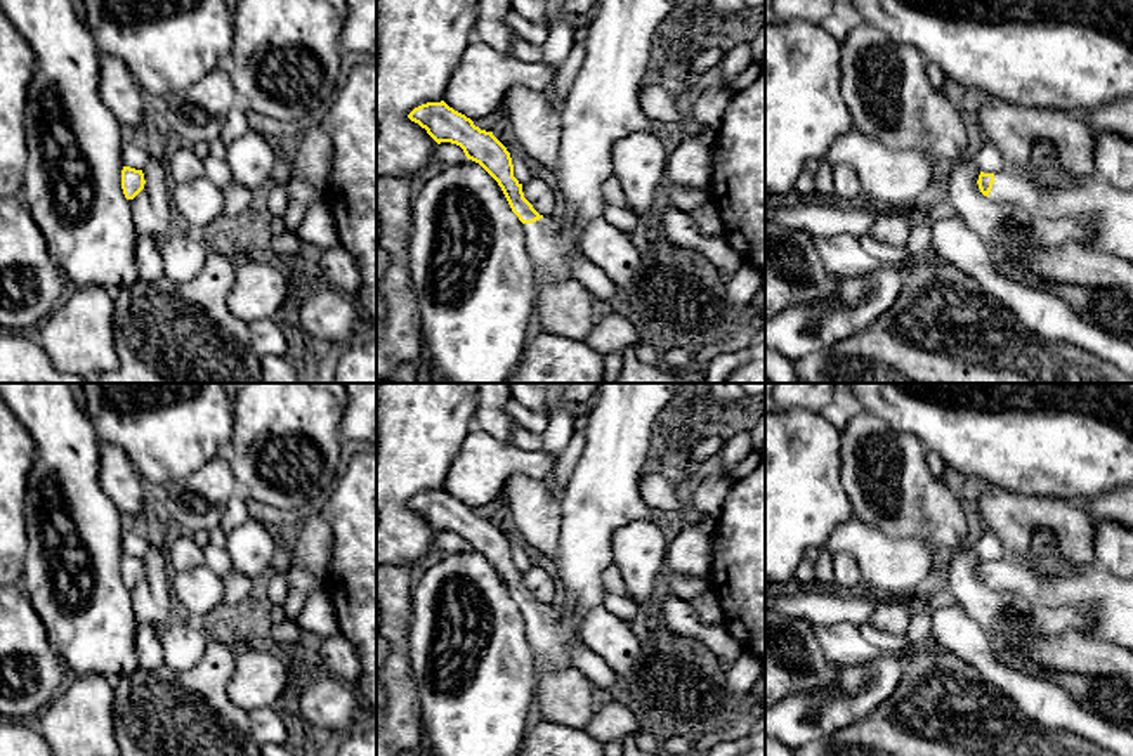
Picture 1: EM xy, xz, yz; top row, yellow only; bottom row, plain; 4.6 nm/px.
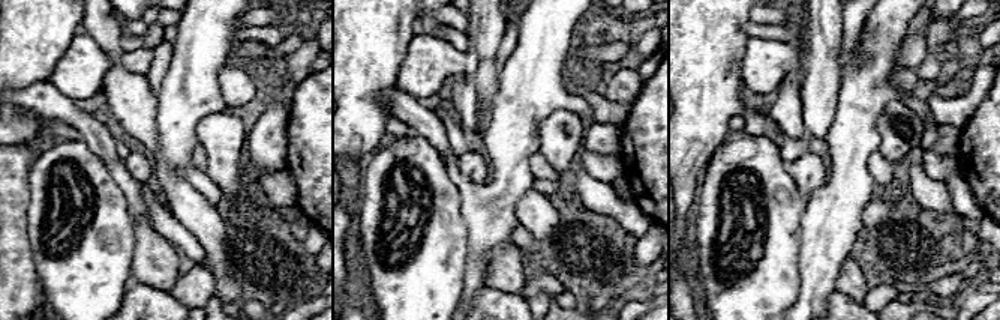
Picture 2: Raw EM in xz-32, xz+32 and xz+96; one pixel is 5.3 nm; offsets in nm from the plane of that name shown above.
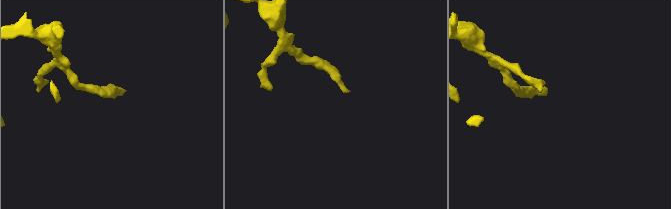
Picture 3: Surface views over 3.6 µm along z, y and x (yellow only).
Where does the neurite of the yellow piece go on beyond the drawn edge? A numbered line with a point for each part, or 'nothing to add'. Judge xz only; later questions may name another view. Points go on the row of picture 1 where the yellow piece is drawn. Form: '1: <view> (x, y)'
1: xz (602, 106)

